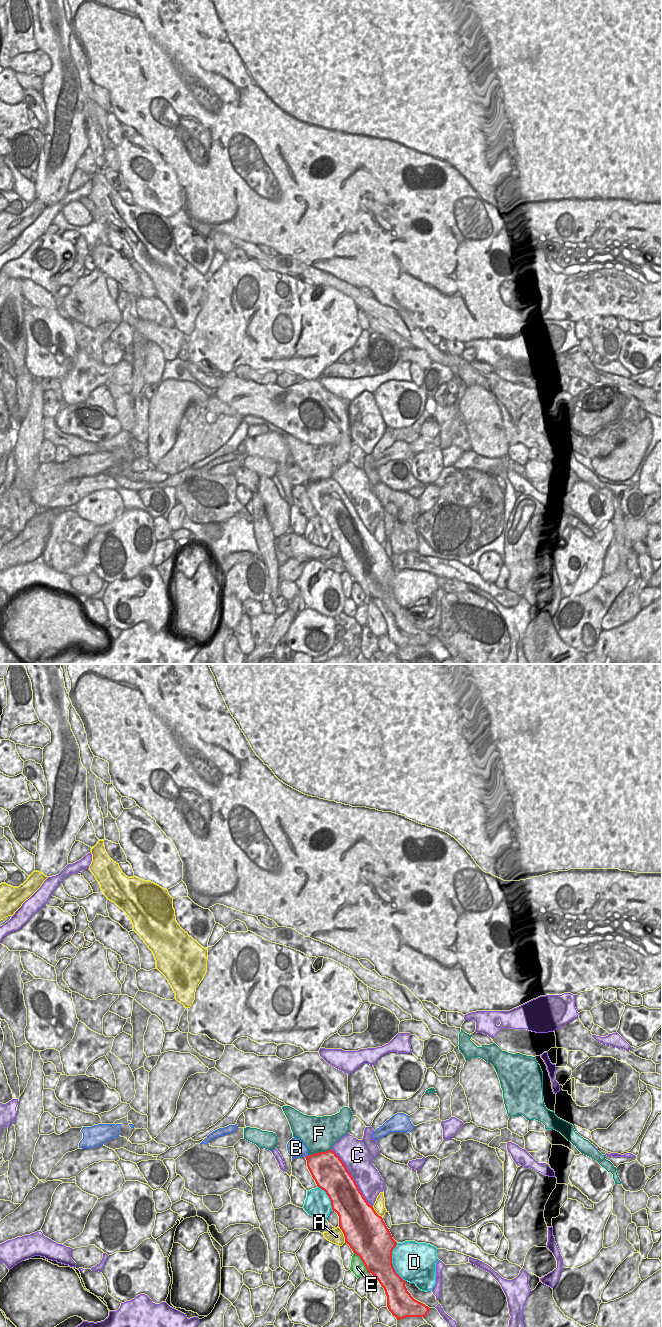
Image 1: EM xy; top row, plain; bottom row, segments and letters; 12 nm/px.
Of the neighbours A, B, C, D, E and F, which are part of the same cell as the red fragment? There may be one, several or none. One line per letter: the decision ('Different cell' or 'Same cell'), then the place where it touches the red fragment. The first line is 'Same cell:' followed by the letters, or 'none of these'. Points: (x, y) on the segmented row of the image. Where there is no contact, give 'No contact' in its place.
Same cell: none of these
A: Different cell. Touches red at xy (343, 1233)
B: Different cell. Touches red at xy (306, 1156)
C: Different cell. Touches red at xy (352, 1178)
D: Different cell. Touches red at xy (391, 1262)
E: Different cell. Touches red at xy (362, 1261)
F: Different cell. Touches red at xy (319, 1152)

